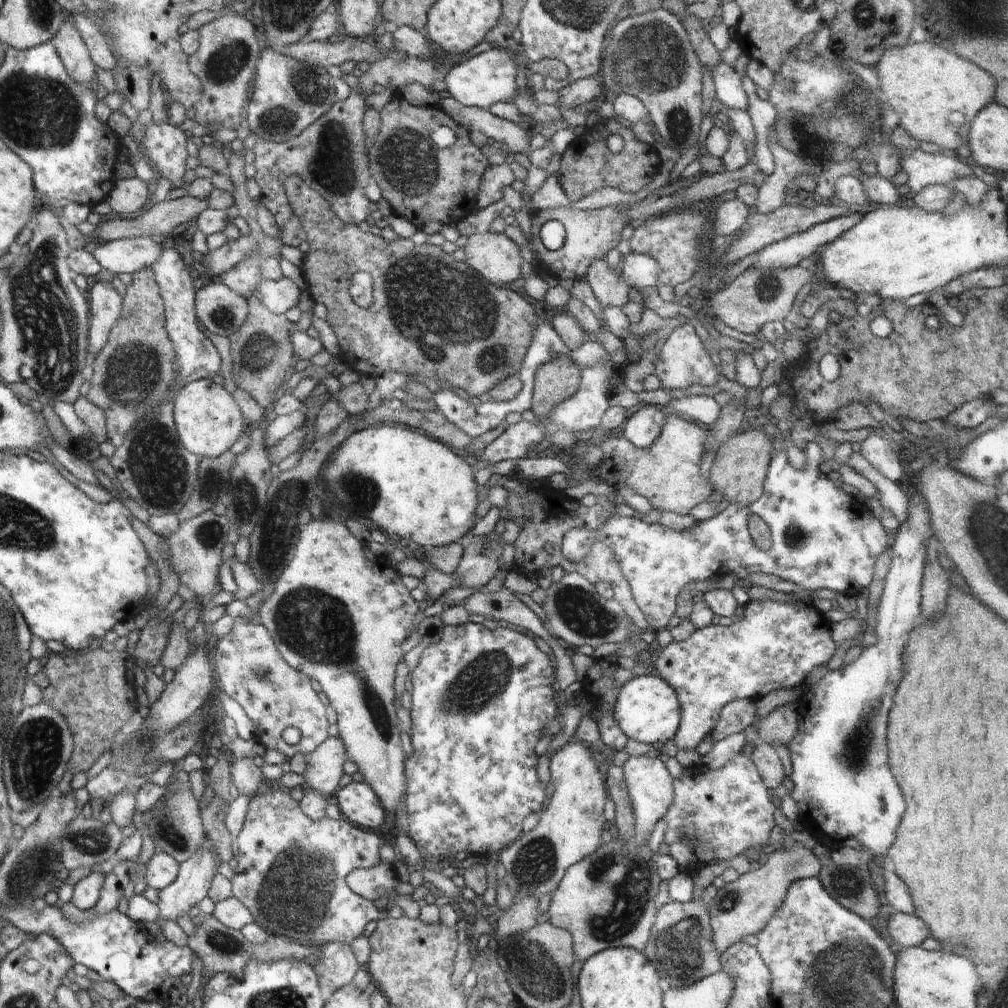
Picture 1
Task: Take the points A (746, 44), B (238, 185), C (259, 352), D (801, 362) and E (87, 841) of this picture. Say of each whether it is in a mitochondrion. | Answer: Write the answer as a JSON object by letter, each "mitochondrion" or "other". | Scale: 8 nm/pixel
{"A":"other","B":"other","C":"mitochondrion","D":"other","E":"mitochondrion"}

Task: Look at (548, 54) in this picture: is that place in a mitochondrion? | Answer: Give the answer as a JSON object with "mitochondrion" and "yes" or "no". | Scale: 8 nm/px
{"mitochondrion":"no"}

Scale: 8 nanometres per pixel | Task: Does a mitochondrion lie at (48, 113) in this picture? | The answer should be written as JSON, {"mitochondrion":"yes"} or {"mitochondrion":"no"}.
{"mitochondrion":"yes"}

